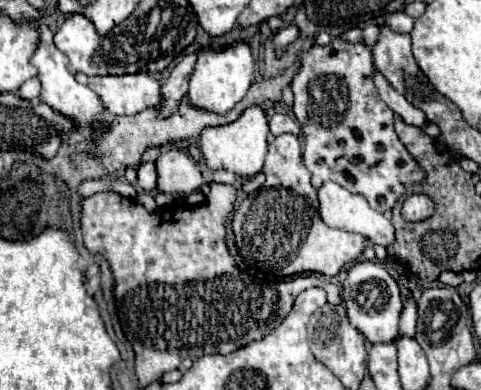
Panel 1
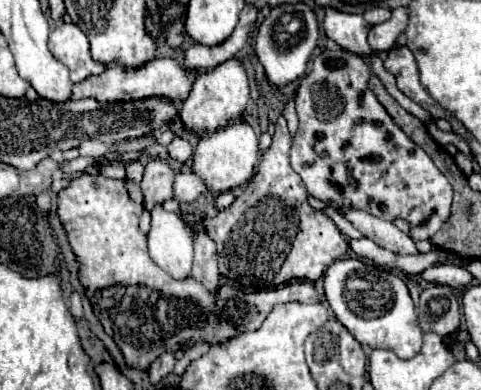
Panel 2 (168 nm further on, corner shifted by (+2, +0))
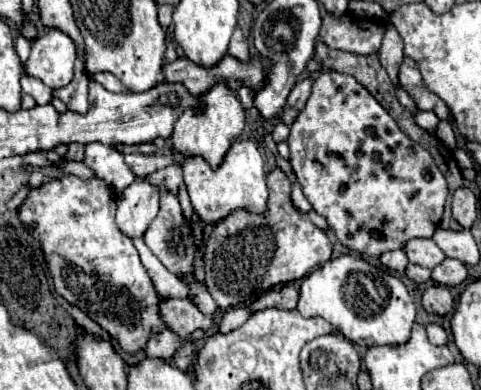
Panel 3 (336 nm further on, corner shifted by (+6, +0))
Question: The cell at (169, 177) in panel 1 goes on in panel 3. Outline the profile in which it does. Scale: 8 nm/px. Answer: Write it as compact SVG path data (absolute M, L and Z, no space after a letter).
M138 176L118 196L116 224L126 236L140 238L148 230L150 222L156 218L158 210L160 210L158 186L150 184L144 176Z

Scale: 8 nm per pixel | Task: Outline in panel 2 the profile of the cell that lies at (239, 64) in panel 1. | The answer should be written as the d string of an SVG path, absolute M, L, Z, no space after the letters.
M228 60L198 76L194 82L190 96L184 100L180 110L180 120L188 130L216 130L226 126L230 120L242 116L246 112L250 100L250 86L248 76L240 60Z

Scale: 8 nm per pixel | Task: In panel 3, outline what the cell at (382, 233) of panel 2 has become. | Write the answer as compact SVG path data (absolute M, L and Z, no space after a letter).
M426 238L408 240L404 244L404 252L412 264L418 264L424 268L434 268L446 258L444 252L434 244L434 240L426 240Z

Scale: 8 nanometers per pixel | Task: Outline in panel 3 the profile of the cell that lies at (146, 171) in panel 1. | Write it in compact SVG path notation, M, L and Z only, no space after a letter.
M92 142L86 146L84 154L84 162L94 170L94 174L116 188L116 192L122 192L134 182L136 176L132 168L124 162L124 154L120 154L114 146Z

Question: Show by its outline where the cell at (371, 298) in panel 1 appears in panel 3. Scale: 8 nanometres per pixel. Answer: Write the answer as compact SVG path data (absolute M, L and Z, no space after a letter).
M346 254L314 270L300 288L302 316L322 316L358 346L400 346L410 340L416 308L402 280L370 266L364 258Z

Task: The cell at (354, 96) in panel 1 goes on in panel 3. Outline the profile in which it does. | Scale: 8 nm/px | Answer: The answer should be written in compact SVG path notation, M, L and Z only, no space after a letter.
M320 70L304 110L290 126L288 146L290 164L304 196L328 220L336 238L350 250L378 258L386 250L402 248L410 238L432 238L436 232L448 196L446 178L436 168L428 150L420 144L416 146L354 76Z

